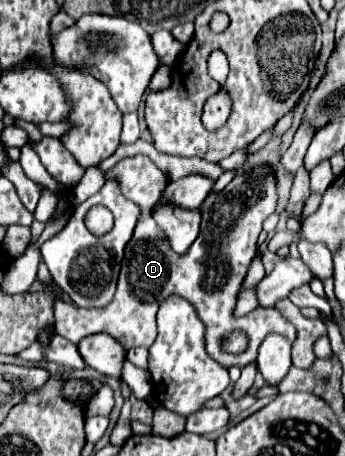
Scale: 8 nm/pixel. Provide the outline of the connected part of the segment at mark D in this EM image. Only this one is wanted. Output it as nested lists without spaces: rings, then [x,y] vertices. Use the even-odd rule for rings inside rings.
[[[146,155],[126,157],[116,163],[106,177],[116,177],[126,199],[140,207],[140,219],[134,229],[134,237],[126,245],[126,255],[122,261],[122,271],[118,279],[118,289],[114,299],[106,307],[82,309],[72,303],[56,301],[56,333],[72,343],[94,335],[108,333],[116,337],[126,349],[130,347],[150,347],[156,339],[156,311],[164,297],[180,293],[188,297],[196,307],[198,316],[206,326],[206,351],[222,367],[246,367],[256,361],[256,353],[262,337],[268,333],[280,333],[294,341],[294,325],[276,307],[258,307],[242,317],[234,315],[238,293],[248,267],[256,255],[258,235],[262,231],[264,219],[276,211],[278,203],[278,183],[274,169],[270,165],[256,165],[244,173],[238,173],[222,191],[210,193],[202,203],[202,227],[200,235],[188,253],[178,255],[172,251],[168,239],[152,217],[152,209],[158,203],[168,177],[150,161]],[[232,329],[242,329],[250,343],[248,349],[232,355],[222,351],[221,339]]]

